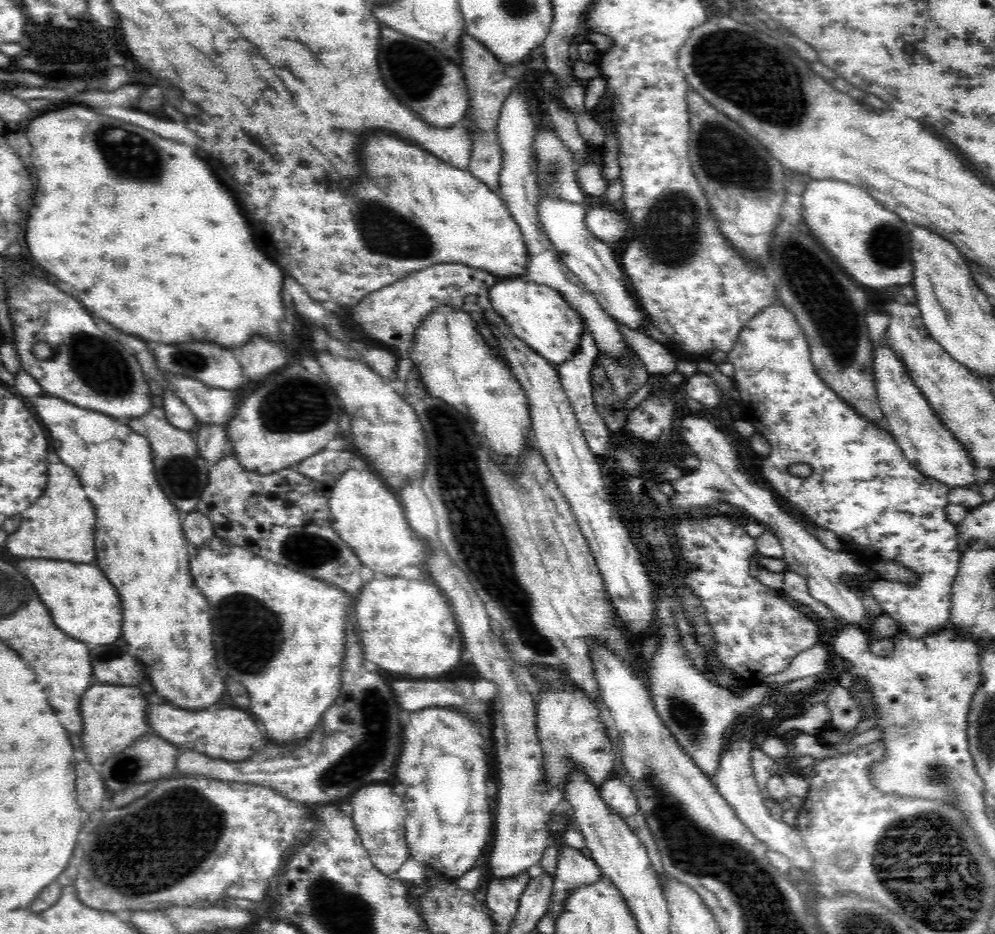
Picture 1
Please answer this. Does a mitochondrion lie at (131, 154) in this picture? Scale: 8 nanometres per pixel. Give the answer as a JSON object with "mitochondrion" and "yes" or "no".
{"mitochondrion":"yes"}

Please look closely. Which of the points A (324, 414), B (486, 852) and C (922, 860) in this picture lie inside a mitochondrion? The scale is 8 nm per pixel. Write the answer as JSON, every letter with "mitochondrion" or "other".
{"A":"mitochondrion","B":"other","C":"mitochondrion"}

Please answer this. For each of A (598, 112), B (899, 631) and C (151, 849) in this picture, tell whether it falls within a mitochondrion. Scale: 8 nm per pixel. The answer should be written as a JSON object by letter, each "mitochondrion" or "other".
{"A":"other","B":"other","C":"mitochondrion"}

